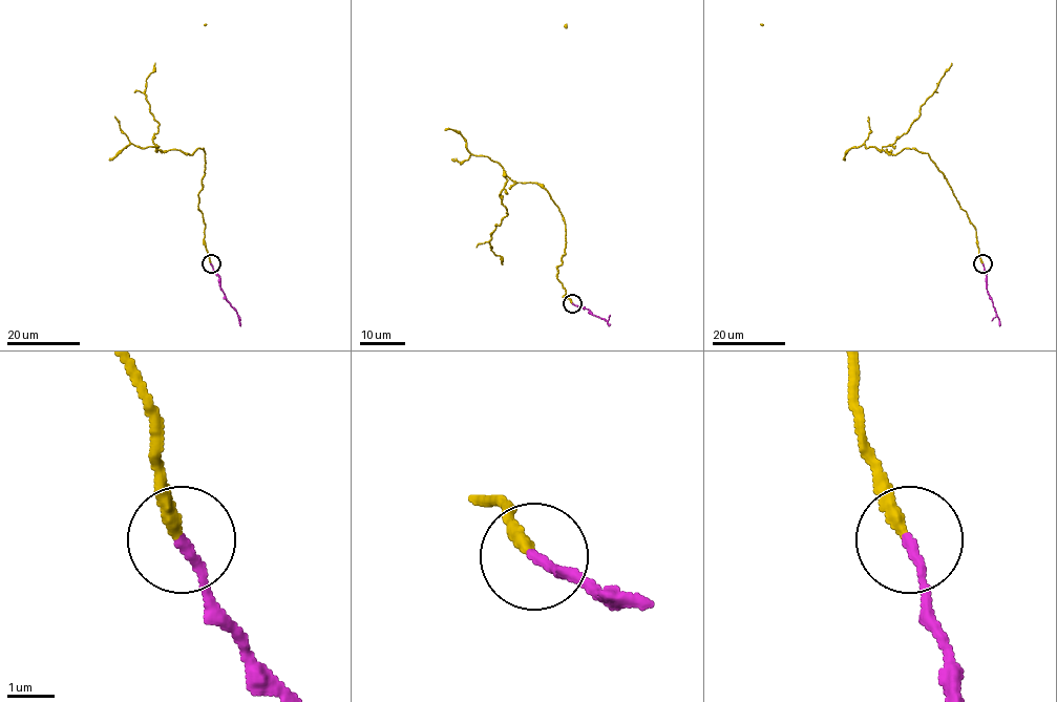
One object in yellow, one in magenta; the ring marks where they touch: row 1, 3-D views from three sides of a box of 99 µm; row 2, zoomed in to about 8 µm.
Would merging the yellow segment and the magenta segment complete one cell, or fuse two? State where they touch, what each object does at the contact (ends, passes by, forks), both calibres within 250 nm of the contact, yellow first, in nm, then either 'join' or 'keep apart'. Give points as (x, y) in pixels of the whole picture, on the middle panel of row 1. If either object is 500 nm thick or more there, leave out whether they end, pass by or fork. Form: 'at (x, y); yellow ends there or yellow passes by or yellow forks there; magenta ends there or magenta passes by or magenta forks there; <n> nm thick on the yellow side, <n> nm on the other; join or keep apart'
at (572, 303); yellow ends there; magenta ends there; 260 nm thick on the yellow side, 200 nm on the other; keep apart

